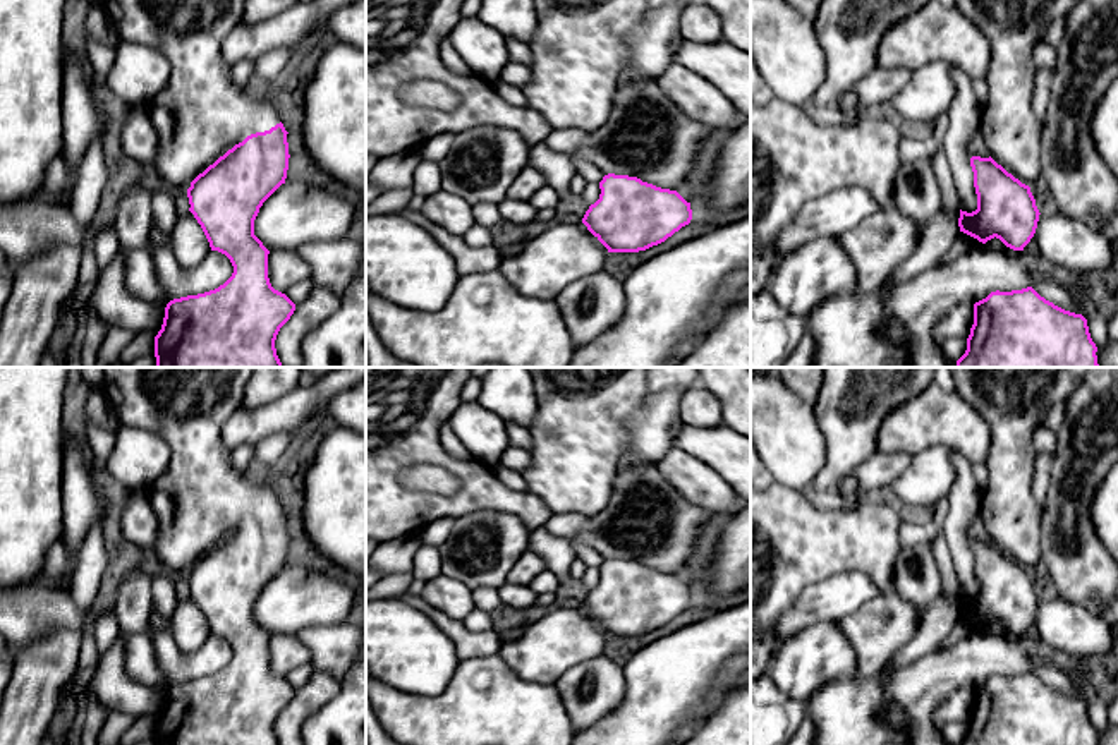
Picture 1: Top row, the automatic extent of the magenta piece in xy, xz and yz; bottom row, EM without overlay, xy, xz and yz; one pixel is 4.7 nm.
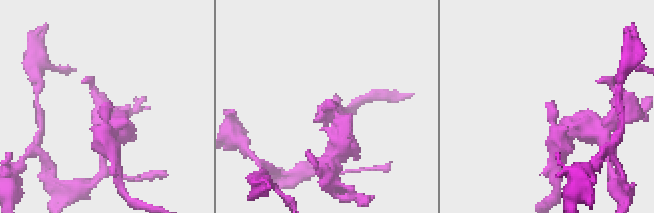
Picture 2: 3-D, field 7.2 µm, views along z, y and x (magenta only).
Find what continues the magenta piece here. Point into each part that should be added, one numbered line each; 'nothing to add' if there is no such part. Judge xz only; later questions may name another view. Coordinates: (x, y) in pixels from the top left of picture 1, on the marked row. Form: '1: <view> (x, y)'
1: xz (565, 253)

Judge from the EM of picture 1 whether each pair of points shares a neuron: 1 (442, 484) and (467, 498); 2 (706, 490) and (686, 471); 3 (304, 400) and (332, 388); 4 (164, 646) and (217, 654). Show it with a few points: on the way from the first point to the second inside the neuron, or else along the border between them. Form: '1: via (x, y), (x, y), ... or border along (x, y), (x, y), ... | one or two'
1: border along (461, 483), (452, 493), (416, 491) | two
2: via (701, 484), (691, 476) | one
3: via (311, 400), (325, 388) | one
4: via (177, 660), (203, 661) | one

